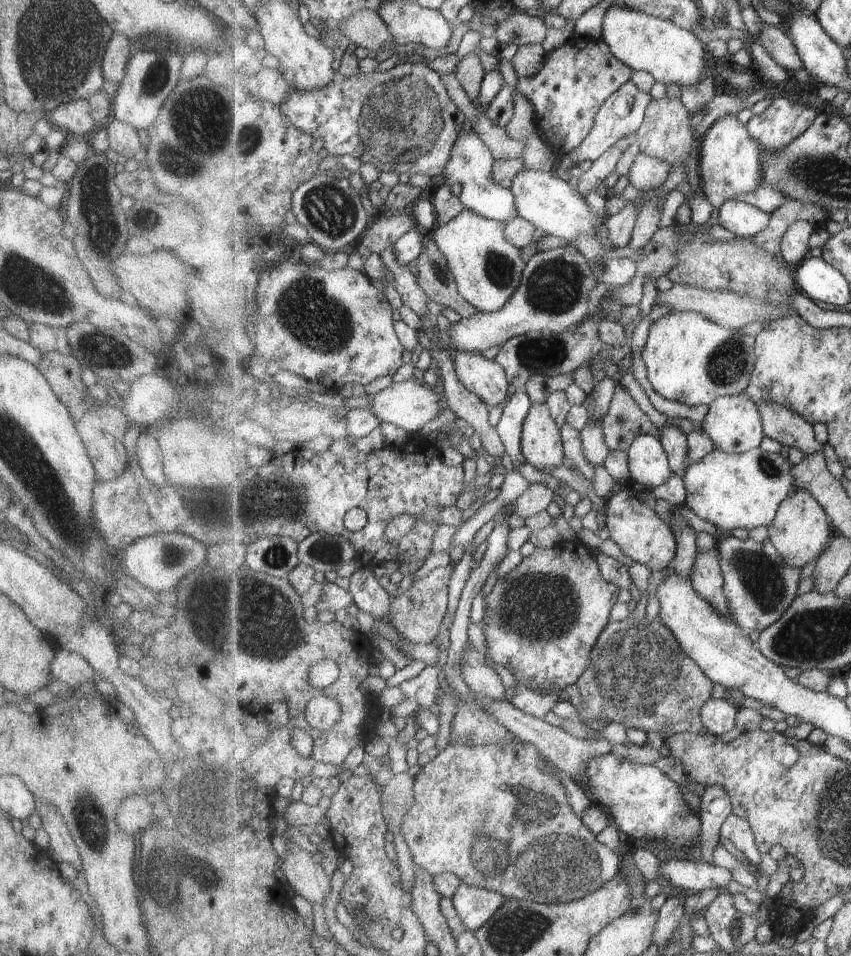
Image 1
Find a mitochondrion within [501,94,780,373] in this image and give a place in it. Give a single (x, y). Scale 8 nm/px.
(555, 286)

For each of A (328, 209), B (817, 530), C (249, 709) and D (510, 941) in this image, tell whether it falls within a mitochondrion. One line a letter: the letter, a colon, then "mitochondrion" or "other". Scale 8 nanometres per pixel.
A: mitochondrion
B: other
C: other
D: mitochondrion

